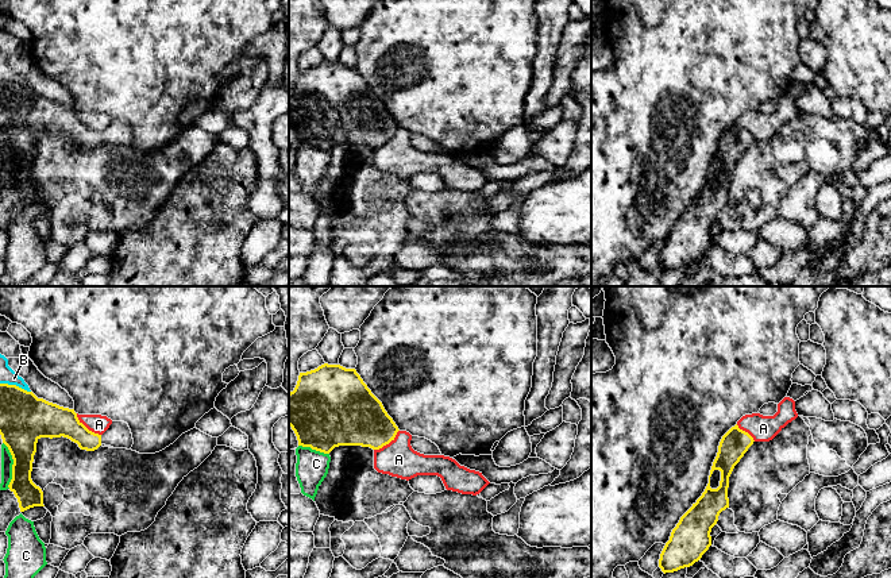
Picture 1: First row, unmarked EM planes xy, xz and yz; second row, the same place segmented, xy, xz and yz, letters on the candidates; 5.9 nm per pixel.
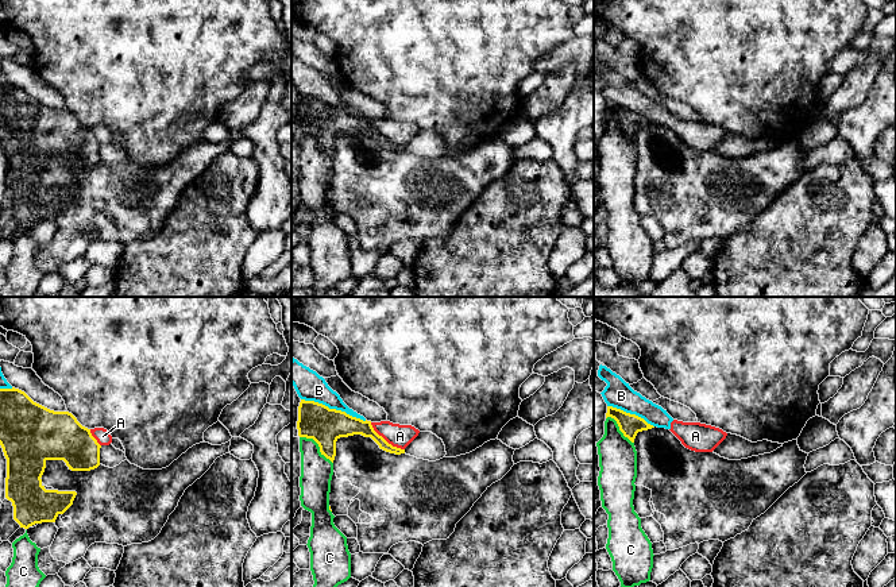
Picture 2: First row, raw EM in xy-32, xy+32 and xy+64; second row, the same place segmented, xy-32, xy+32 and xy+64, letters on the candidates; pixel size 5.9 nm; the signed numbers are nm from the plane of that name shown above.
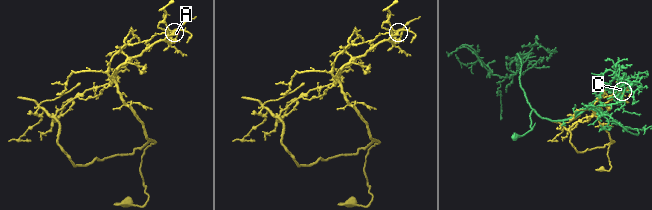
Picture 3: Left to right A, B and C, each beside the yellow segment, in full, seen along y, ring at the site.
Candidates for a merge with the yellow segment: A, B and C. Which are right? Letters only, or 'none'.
none

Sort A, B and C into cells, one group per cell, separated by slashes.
A B / C

